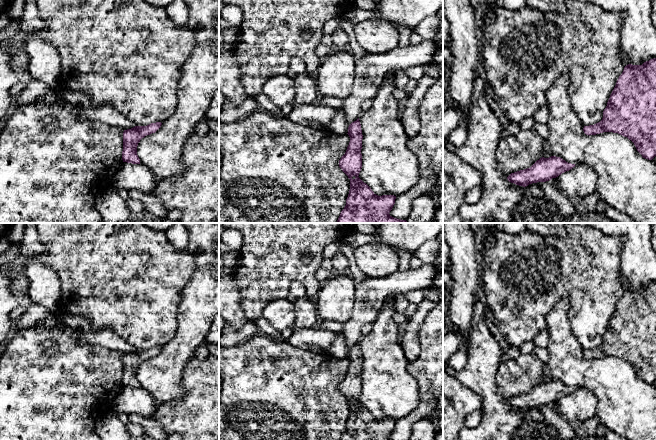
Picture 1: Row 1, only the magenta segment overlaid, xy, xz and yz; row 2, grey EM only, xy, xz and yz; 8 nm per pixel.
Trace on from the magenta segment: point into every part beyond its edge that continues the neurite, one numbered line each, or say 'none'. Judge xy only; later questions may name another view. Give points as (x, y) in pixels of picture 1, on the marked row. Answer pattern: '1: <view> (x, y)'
none

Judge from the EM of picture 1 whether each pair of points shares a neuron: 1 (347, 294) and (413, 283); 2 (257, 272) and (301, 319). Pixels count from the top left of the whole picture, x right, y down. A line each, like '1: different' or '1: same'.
1: different
2: different

